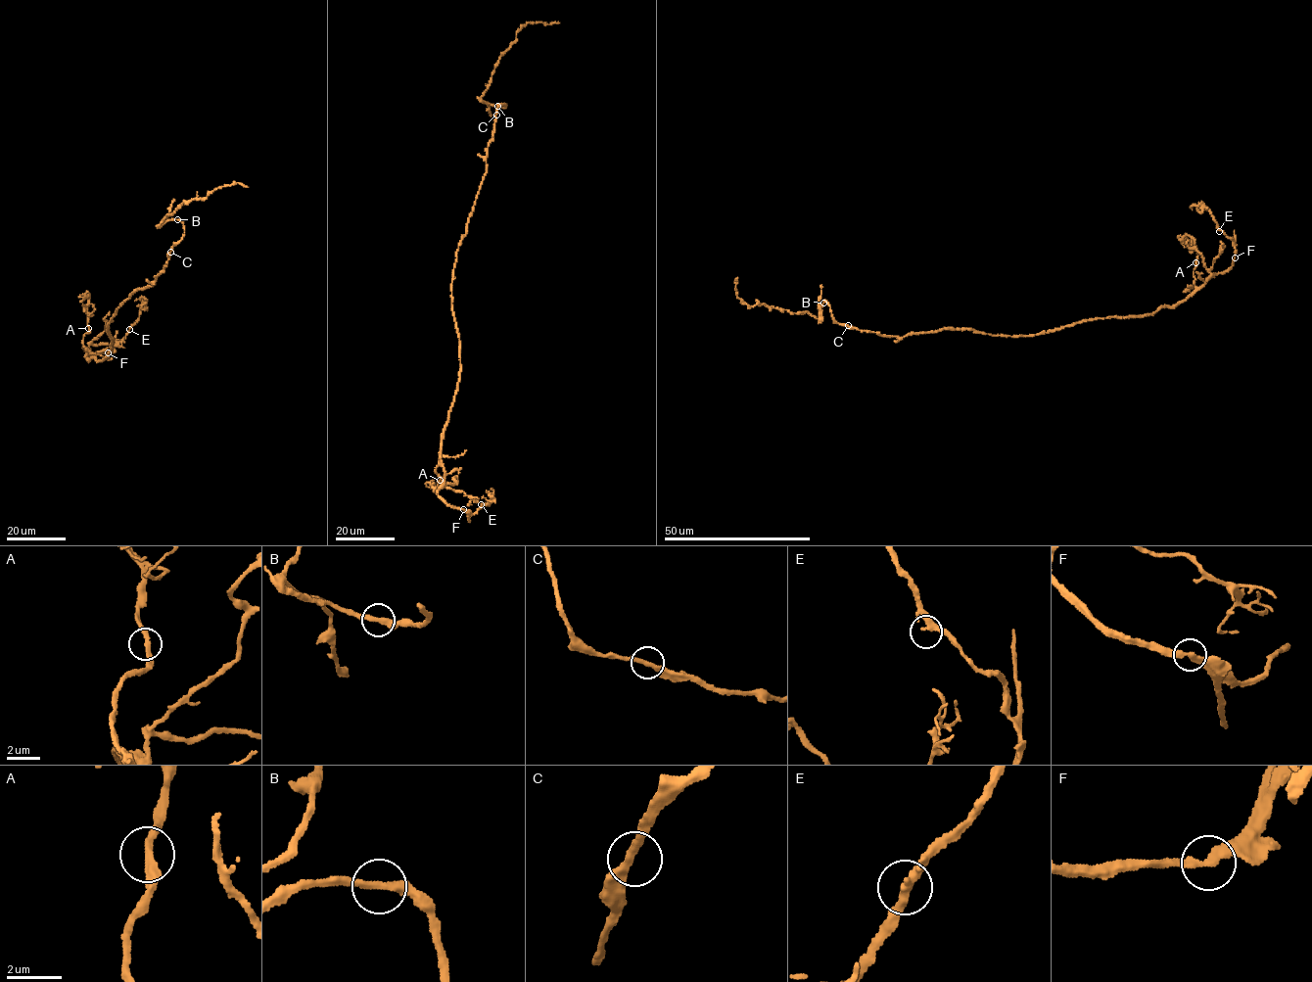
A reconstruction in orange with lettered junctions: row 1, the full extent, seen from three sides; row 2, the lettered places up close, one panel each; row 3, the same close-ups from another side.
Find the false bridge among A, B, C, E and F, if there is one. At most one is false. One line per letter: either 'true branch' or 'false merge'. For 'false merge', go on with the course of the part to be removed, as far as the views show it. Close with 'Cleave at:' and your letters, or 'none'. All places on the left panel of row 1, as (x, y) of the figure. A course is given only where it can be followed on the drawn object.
A: true branch
B: true branch
C: true branch
E: true branch
F: true branch
Cleave at: none

